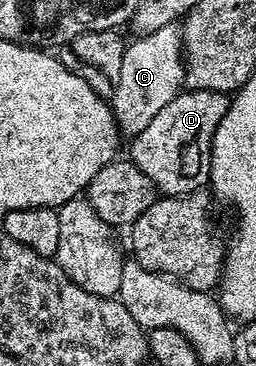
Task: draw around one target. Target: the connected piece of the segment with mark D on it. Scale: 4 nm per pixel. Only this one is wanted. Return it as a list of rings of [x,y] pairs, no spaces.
[[[188,90],[174,96],[142,132],[131,139],[130,161],[152,182],[161,195],[183,198],[207,187],[212,167],[212,137],[228,111],[229,95],[209,90]]]

